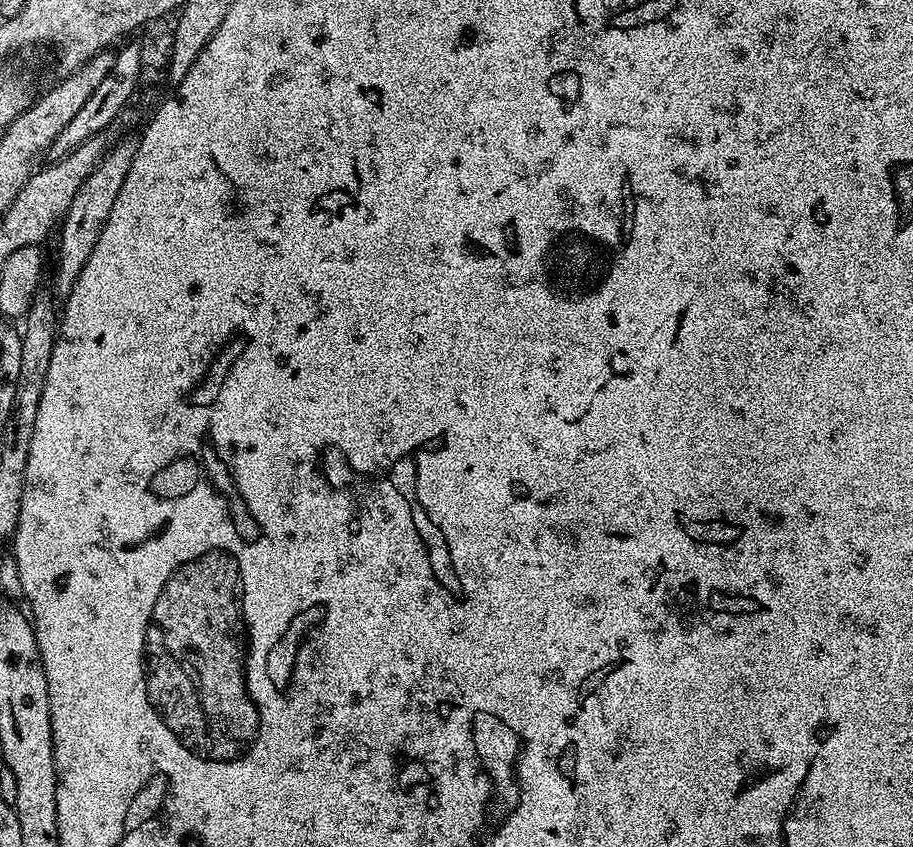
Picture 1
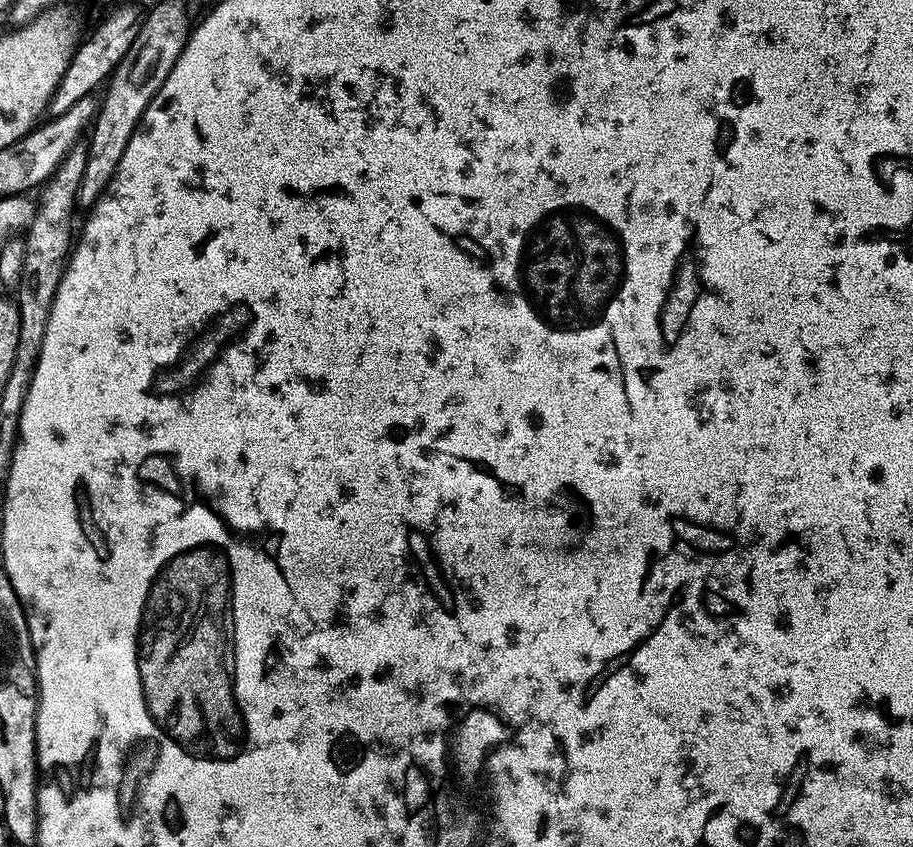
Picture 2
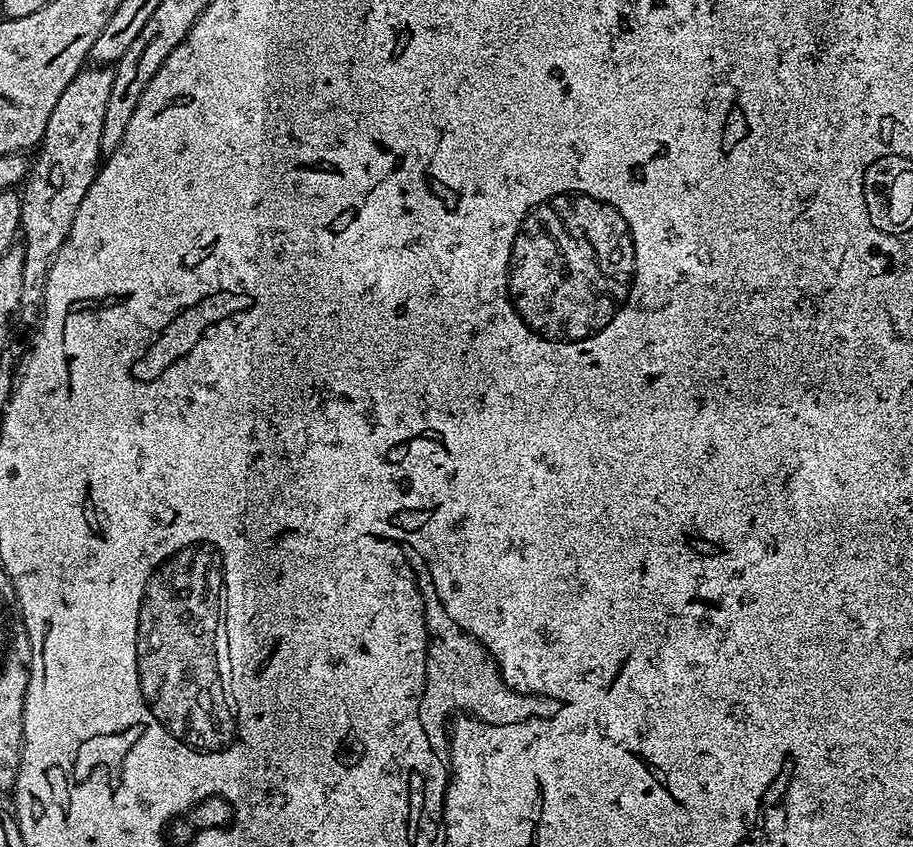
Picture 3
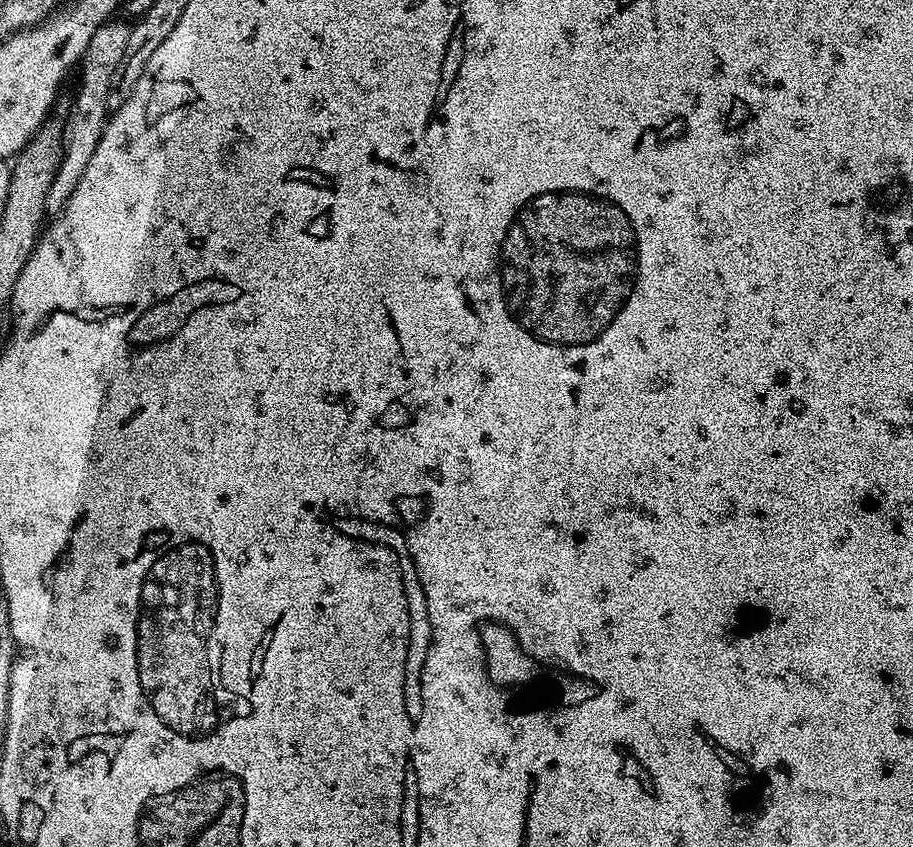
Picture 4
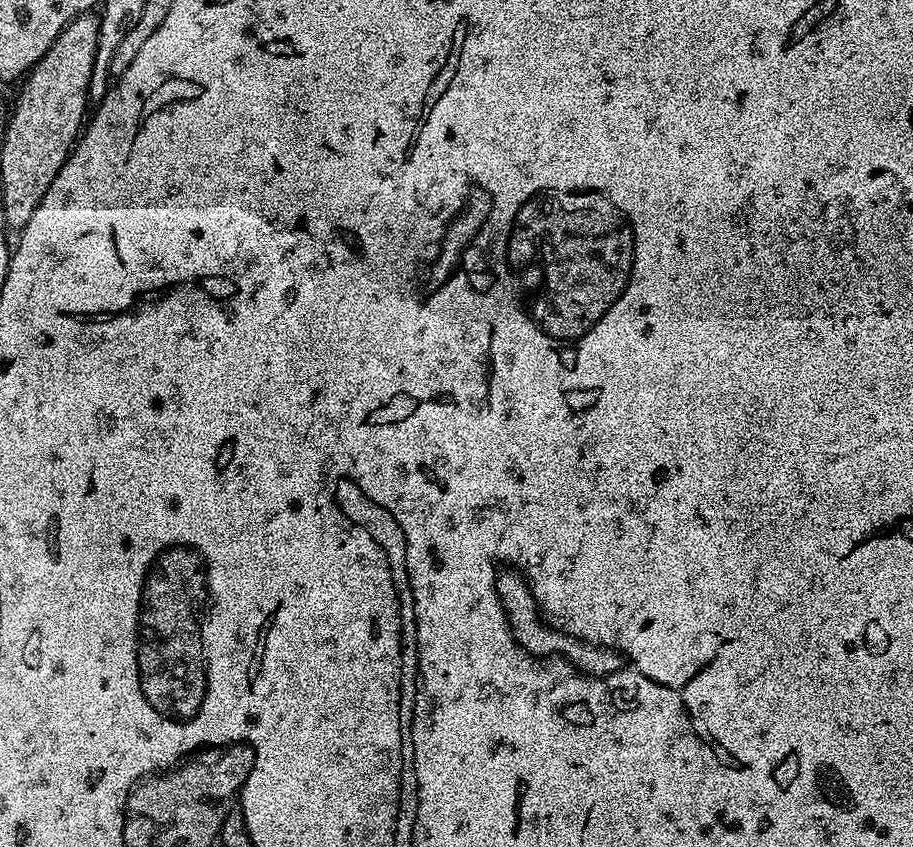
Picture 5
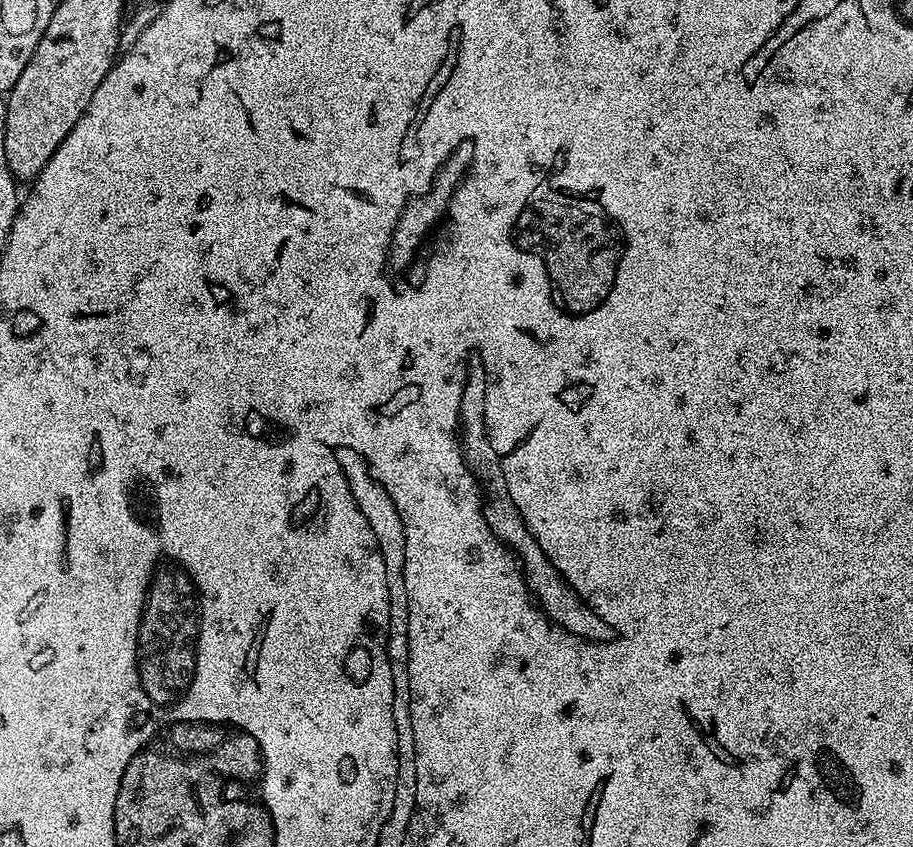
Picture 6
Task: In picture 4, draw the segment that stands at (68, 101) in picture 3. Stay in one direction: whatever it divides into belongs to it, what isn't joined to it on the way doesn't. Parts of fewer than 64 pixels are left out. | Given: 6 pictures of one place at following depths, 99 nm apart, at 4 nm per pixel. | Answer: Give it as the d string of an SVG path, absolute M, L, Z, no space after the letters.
M113 18L108 20L95 31L90 45L84 51L83 58L78 65L80 81L76 84L76 93L72 96L72 109L66 115L64 125L64 153L62 162L54 174L54 182L50 186L47 211L52 214L59 213L60 209L74 194L74 186L82 182L82 174L86 174L86 166L90 166L90 158L94 158L94 146L102 138L102 130L108 123L110 109L108 95L110 94L110 82L114 82L114 71L117 70L122 60L123 51L129 41L131 25Z

